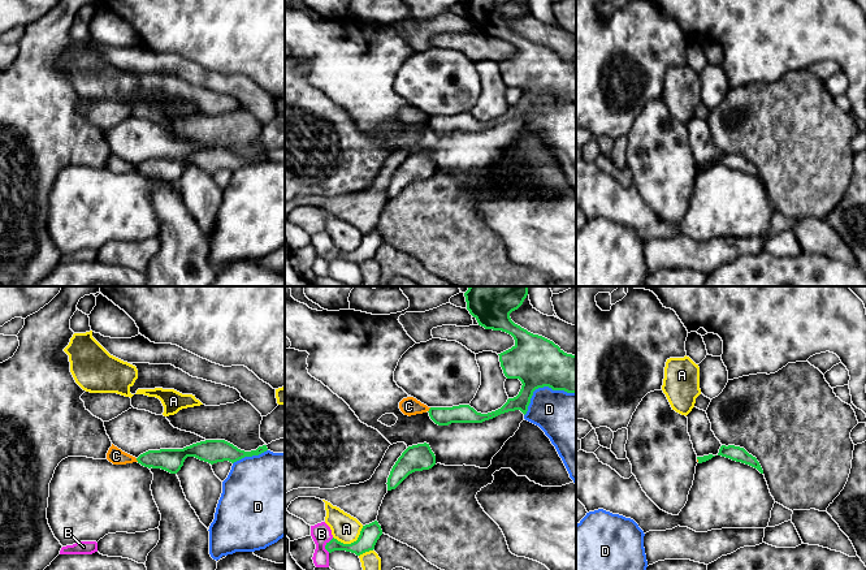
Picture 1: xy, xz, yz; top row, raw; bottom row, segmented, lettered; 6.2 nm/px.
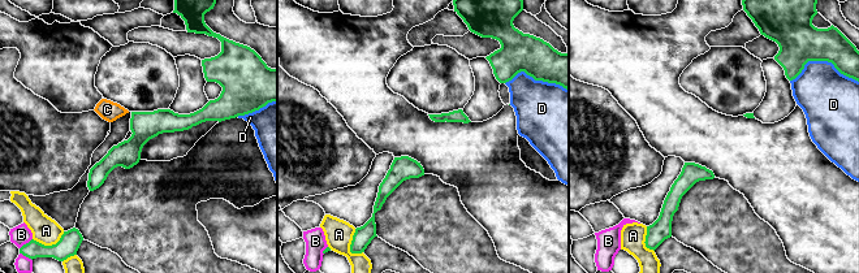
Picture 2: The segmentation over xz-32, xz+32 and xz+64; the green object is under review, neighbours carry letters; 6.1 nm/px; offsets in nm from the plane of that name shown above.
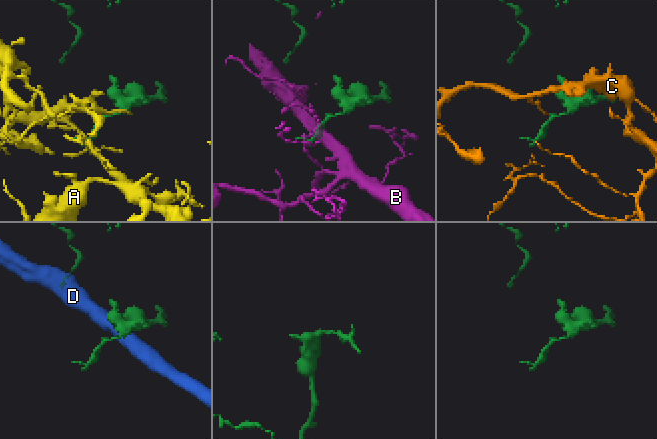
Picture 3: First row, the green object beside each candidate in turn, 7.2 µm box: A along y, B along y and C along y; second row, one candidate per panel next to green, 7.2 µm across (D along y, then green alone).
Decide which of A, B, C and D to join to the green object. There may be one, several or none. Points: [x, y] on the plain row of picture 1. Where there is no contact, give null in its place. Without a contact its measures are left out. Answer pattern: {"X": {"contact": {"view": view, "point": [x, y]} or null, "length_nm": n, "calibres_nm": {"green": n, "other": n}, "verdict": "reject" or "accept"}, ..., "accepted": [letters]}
{"A": {"contact": {"view": "xz", "point": [351, 251]}, "length_nm": 200, "calibres_nm": {"green": 120, "other": 170}, "verdict": "reject"}, "B": {"contact": {"view": "xz", "point": [325, 254]}, "length_nm": 100, "calibres_nm": {"green": 120, "other": 130}, "verdict": "reject"}, "C": {"contact": {"view": "xz", "point": [429, 119]}, "length_nm": 40, "calibres_nm": {"green": 110, "other": 110}, "verdict": "reject"}, "D": {"contact": {"view": "xz", "point": [542, 95]}, "length_nm": 360, "calibres_nm": {"green": 320, "other": 320}, "verdict": "reject"}, "accepted": []}

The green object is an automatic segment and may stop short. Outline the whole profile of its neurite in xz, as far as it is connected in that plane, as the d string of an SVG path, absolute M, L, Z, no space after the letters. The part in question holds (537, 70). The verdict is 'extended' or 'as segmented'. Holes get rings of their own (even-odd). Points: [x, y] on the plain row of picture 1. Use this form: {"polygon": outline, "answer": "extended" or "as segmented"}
{"polygon": "M466 0L467 18L485 38L511 43L515 53L498 62L507 87L519 87L521 98L498 118L481 122L469 113L430 116L429 125L438 134L451 131L482 131L501 122L528 120L533 100L549 95L553 99L576 102L576 64L564 61L553 49L515 33L510 22L518 18L528 0Z", "answer": "as segmented"}

